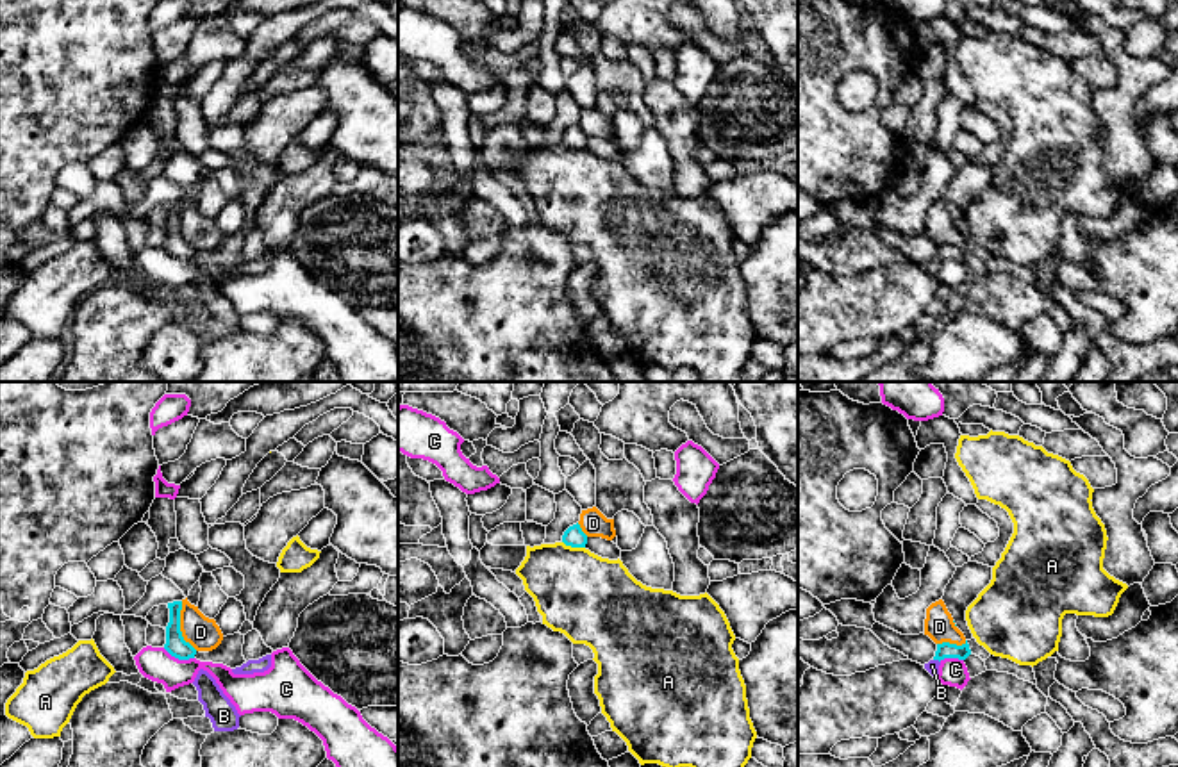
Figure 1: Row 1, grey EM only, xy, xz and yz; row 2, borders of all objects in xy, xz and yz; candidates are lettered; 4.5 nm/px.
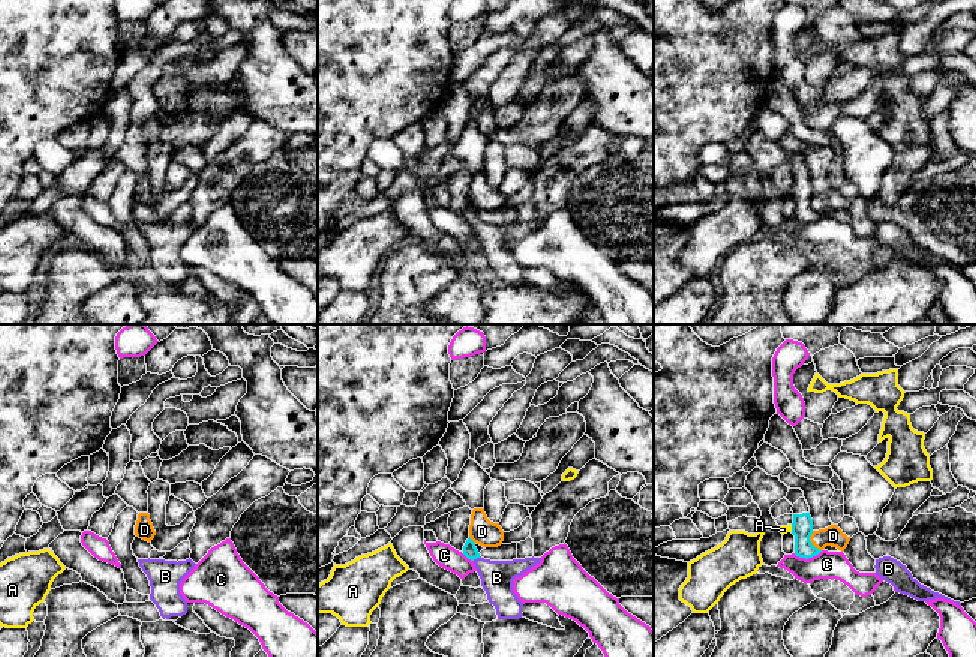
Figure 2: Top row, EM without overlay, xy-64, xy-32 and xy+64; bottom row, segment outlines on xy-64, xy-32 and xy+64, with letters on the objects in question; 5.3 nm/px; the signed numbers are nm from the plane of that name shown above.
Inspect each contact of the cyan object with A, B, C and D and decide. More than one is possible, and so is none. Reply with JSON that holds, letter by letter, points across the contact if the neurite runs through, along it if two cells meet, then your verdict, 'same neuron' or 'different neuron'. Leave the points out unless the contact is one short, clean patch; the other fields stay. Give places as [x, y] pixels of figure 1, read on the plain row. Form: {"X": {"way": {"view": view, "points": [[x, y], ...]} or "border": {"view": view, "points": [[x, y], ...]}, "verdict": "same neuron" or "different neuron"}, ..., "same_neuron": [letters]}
{"A": {"border": {"view": "xz", "points": [[563, 141], [584, 148]]}, "verdict": "different neuron"}, "B": {"way": {"view": "yz", "points": [[945, 250], [937, 259], [932, 266]]}, "verdict": "same neuron"}, "C": {"border": {"view": "xy", "points": [[163, 248], [179, 259], [193, 259]]}, "verdict": "different neuron"}, "D": {"border": {"view": "xy", "points": [[181, 202], [181, 236], [197, 250]]}, "verdict": "different neuron"}, "same_neuron": ["B"]}

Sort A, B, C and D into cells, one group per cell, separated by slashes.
A / B / C / D

